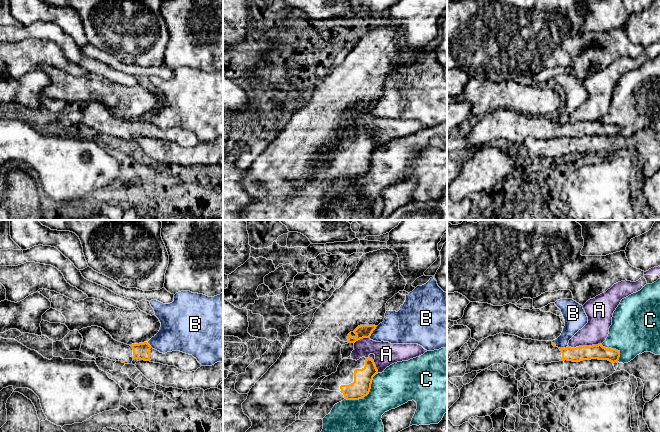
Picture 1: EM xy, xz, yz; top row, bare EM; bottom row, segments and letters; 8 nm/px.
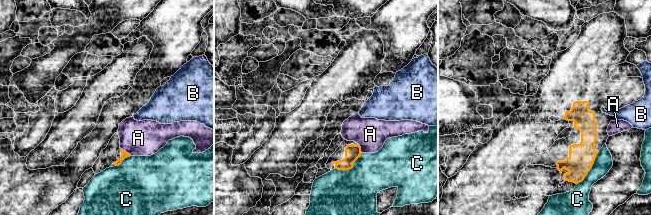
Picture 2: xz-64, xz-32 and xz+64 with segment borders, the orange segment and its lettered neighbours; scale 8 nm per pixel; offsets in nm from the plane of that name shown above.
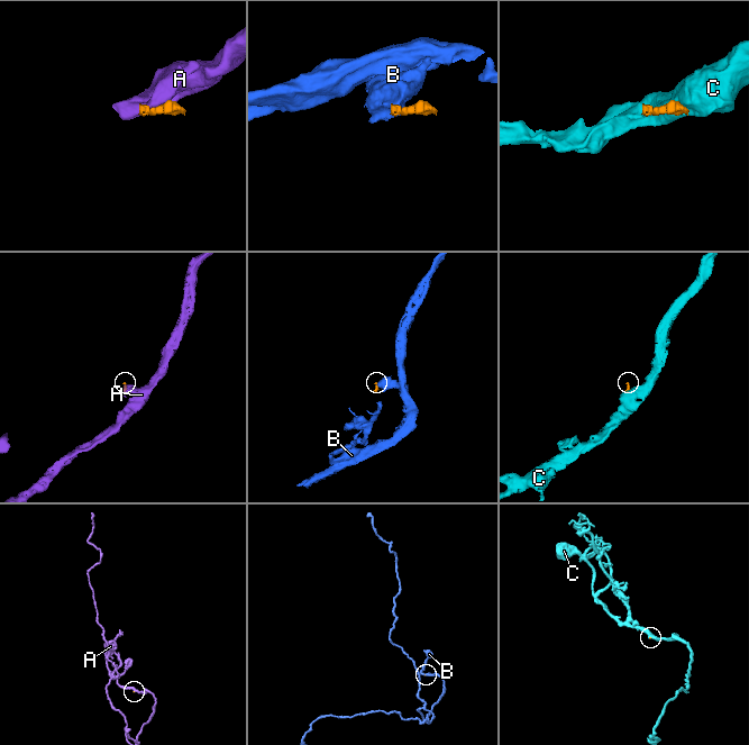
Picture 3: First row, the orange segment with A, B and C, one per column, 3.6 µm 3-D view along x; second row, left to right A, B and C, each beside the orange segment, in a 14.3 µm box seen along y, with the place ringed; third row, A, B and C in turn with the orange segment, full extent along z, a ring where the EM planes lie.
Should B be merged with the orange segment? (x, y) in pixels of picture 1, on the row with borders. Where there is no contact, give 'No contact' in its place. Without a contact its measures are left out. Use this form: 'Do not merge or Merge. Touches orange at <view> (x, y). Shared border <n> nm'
Do not merge. Touches orange at xz (372, 332). Shared border 120 nm

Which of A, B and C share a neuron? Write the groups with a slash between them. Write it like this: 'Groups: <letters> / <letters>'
Groups: A / B / C

